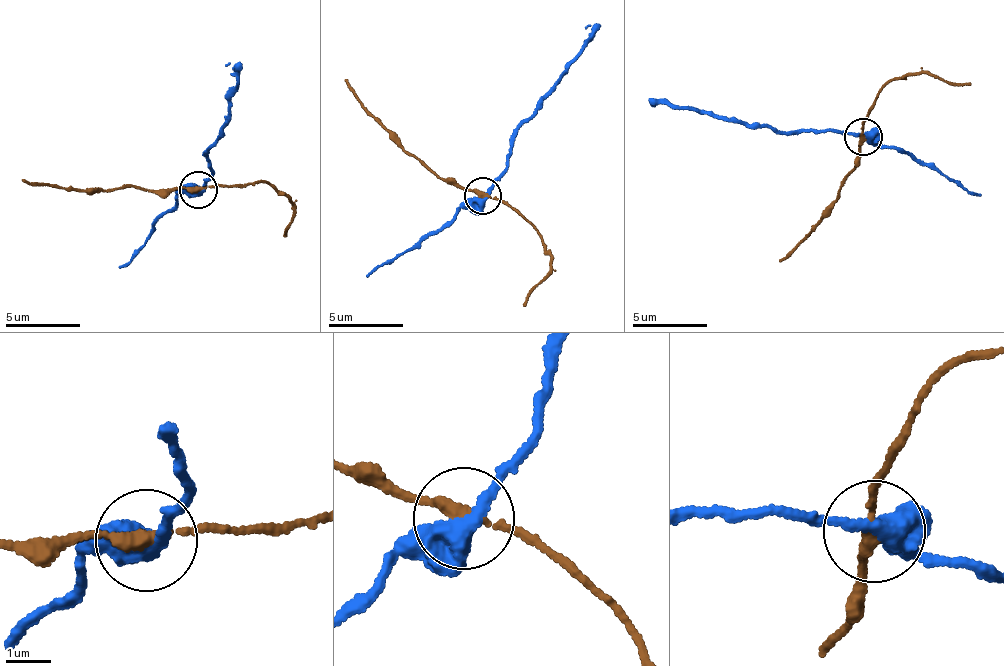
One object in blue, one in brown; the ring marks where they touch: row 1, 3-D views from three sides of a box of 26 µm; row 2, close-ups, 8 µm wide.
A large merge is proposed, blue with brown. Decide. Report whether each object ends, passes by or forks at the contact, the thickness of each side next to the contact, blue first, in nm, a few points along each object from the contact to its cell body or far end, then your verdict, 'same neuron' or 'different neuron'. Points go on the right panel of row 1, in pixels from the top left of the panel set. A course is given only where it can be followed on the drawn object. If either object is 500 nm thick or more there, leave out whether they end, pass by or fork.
blue forks | brown passes by | 380/260 nm | blue via (863, 138), (829, 131), (796, 132), (757, 127), (653, 104) | brown via (863, 138), (862, 156), (845, 176), (833, 204), (779, 263) | different neuron

